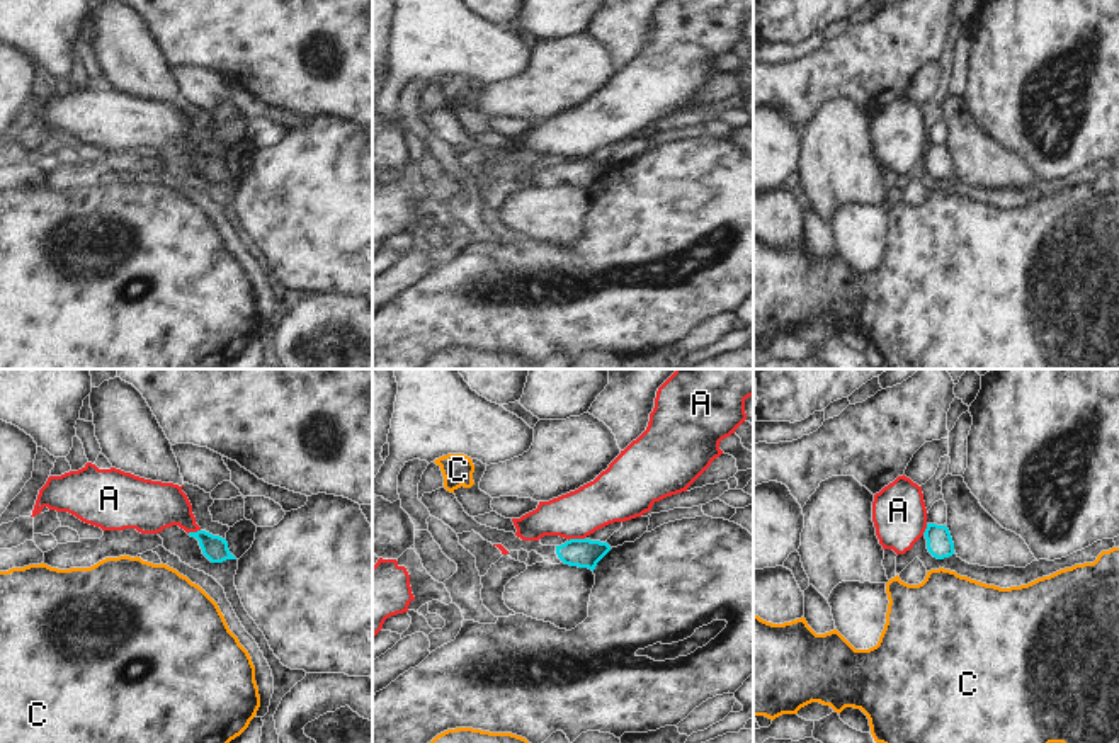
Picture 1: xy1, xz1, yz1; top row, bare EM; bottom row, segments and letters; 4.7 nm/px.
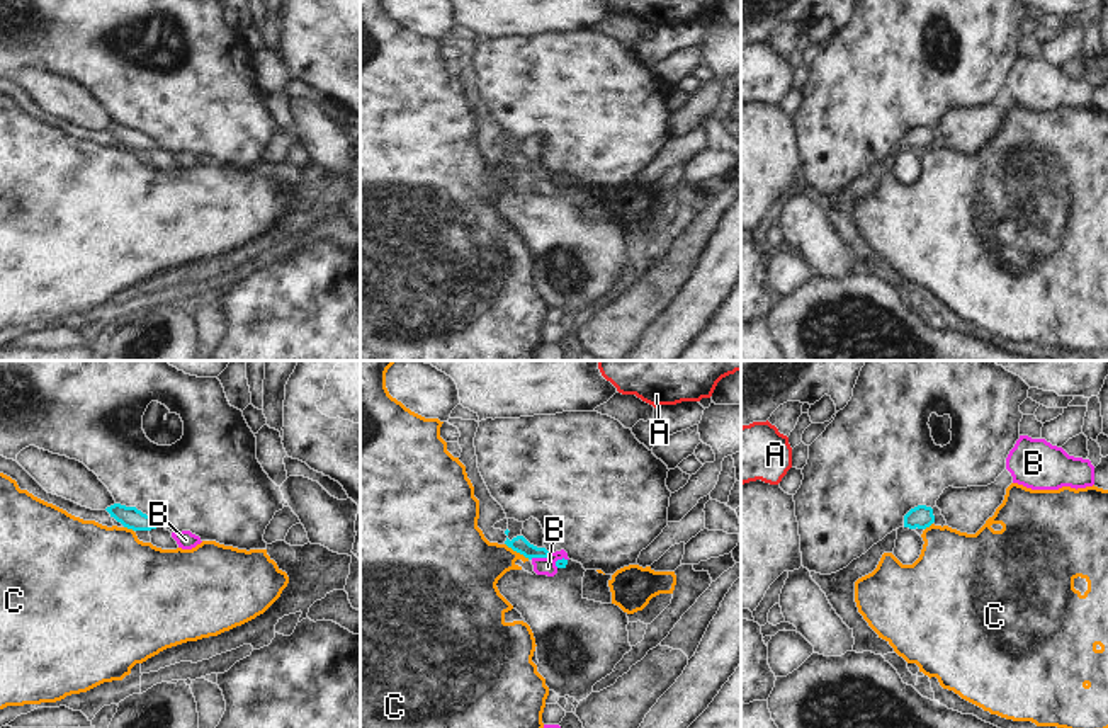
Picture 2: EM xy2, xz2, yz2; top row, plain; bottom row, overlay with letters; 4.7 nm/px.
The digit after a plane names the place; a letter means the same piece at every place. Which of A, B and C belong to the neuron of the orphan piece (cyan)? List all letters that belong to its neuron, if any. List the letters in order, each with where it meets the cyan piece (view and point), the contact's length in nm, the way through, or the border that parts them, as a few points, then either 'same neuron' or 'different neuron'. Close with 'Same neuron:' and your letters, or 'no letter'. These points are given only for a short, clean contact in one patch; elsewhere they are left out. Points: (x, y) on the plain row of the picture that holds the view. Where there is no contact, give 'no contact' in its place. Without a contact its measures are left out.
A: meets cyan in xz1 at (575, 158); contact 80 nm long; border along xz1 (584, 157), (572, 157), (568, 160); different neuron
B: meets cyan in xz2 at (541, 176); contact 100 nm long; border along xz2 (549, 170), (546, 176), (531, 177); different neuron
C: meets cyan in xz2 at (517, 170); contact 140 nm long; border along xz2 (505, 162), (529, 177); different neuron
Same neuron: no letter

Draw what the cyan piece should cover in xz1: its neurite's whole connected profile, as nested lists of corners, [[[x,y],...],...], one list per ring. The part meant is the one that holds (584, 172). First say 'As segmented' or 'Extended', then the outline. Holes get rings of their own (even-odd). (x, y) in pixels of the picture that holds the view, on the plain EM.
Extended. [[[439,107],[432,112],[423,112],[420,119],[430,131],[432,136],[442,139],[456,153],[474,150],[485,160],[491,163],[502,163],[510,170],[536,170],[544,180],[553,184],[570,184],[578,187],[595,189],[597,182],[611,170],[607,162],[590,158],[570,158],[561,165],[542,165],[541,160],[522,160],[514,151],[505,151],[478,143],[469,136],[456,114],[446,107]]]

